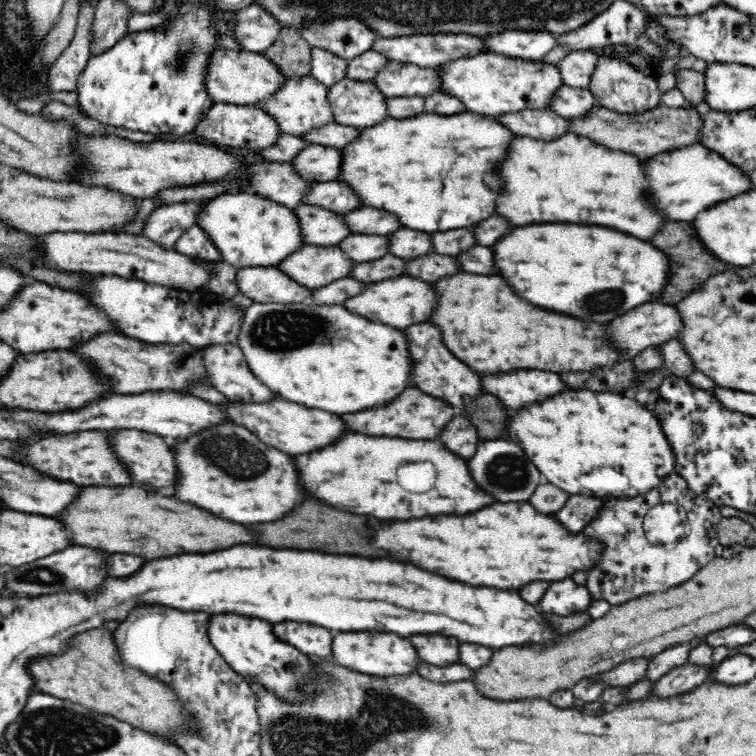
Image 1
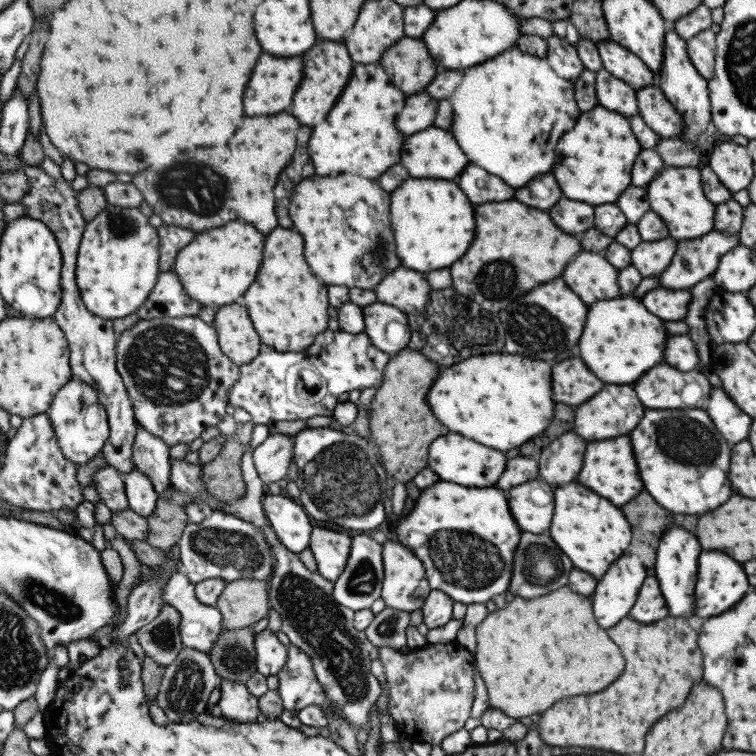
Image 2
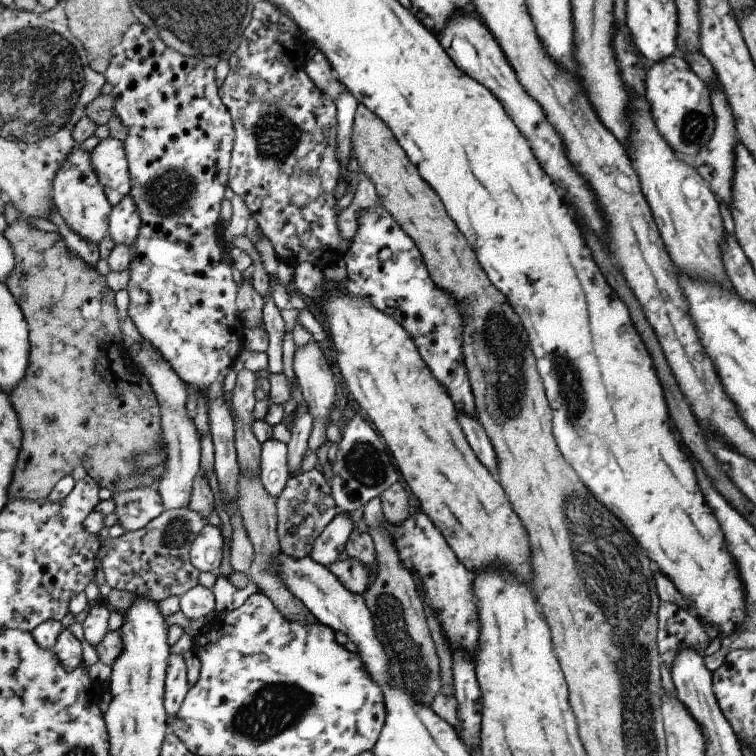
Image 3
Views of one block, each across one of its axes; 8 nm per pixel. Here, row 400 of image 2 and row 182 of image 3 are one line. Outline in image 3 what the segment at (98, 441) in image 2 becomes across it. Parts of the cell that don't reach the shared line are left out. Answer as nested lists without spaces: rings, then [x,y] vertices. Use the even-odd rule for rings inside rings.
[[[81,146],[75,148],[59,176],[55,176],[55,208],[69,224],[71,232],[77,232],[83,240],[99,244],[111,232],[111,212],[115,212],[115,206],[111,206],[103,182],[99,182],[99,174],[91,164],[91,152]]]

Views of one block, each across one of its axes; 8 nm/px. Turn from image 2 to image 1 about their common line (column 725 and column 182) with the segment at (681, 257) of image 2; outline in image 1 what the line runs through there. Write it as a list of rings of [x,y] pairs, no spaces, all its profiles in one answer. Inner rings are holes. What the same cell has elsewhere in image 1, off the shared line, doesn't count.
[[[198,224],[196,226],[190,226],[182,236],[180,240],[176,242],[174,246],[180,254],[186,254],[190,258],[198,258],[200,262],[202,260],[208,260],[208,262],[220,262],[224,260],[220,250],[214,246],[214,242],[208,238],[208,234],[204,232],[204,228],[200,228]]]

